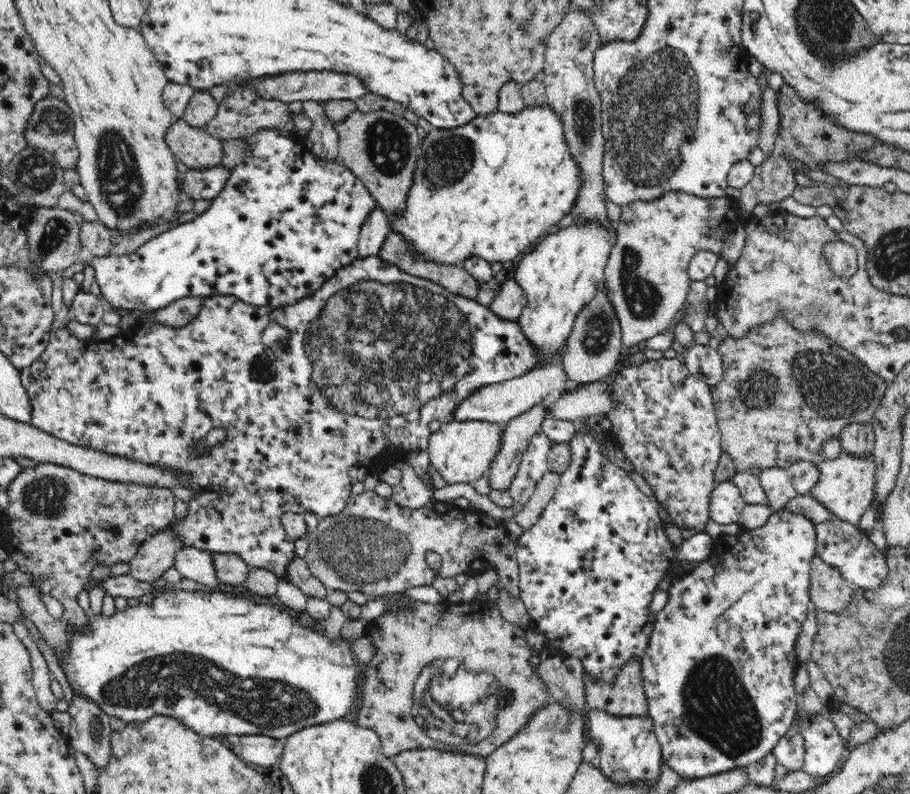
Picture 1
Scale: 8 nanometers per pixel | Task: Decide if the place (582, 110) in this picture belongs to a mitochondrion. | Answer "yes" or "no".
yes

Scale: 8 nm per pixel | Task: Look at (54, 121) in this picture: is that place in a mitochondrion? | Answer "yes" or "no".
yes

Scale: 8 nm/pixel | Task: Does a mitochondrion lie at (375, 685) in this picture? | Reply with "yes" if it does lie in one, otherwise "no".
no

